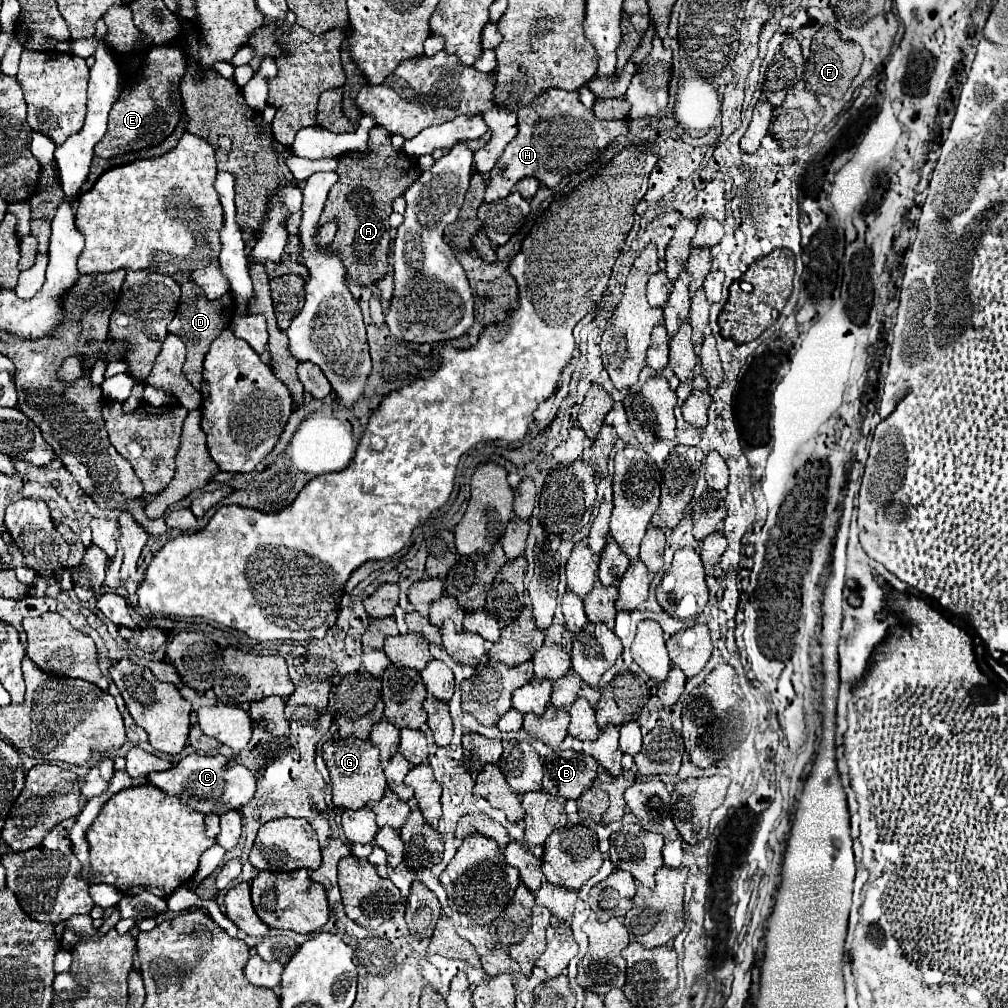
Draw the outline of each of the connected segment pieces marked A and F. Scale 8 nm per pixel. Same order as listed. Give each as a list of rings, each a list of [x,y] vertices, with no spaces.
[[[377,126],[371,130],[367,152],[343,154],[339,158],[337,174],[339,182],[327,196],[319,226],[331,220],[337,222],[337,234],[329,246],[339,254],[347,278],[353,282],[363,282],[363,286],[377,284],[389,270],[391,204],[419,178],[417,162],[411,160],[403,150],[393,150],[391,134]]]
[[[823,26],[811,42],[811,56],[805,62],[803,80],[807,84],[807,90],[813,94],[825,94],[831,98],[843,98],[845,90],[851,86],[851,80],[857,76],[859,66],[863,62],[863,52],[855,42],[843,42],[839,32],[833,26]]]

